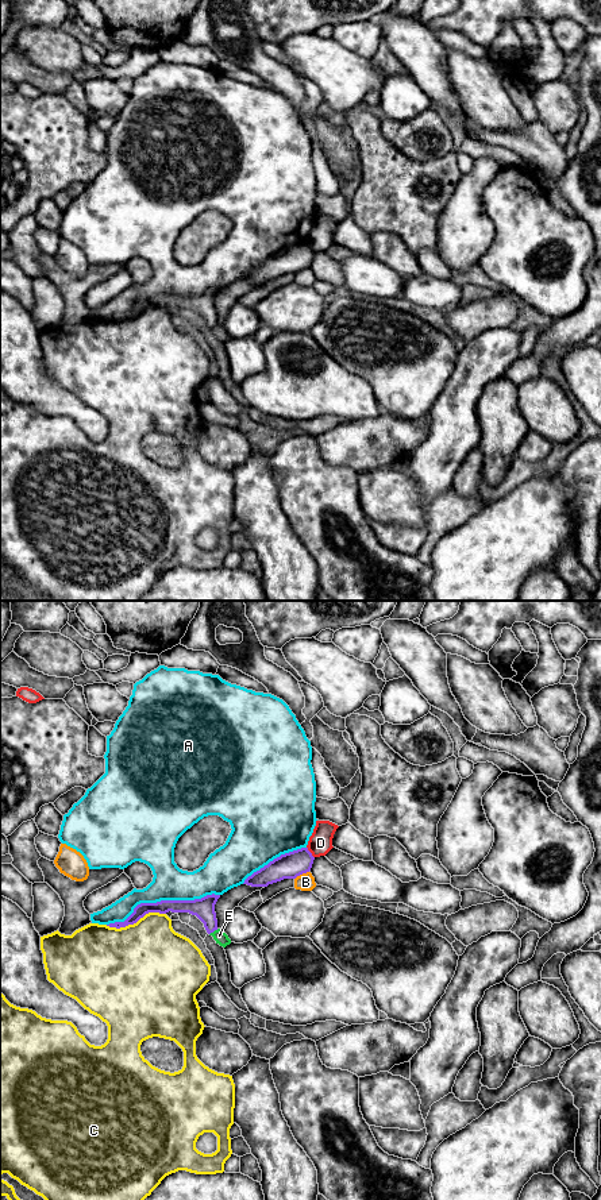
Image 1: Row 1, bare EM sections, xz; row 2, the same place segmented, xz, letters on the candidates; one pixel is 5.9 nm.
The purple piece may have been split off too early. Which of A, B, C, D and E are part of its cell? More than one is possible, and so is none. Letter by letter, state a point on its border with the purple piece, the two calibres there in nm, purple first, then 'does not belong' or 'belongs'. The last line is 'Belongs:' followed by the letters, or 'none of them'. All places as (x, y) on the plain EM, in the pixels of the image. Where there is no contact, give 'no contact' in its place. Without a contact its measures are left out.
A: meets purple in xz at (162, 296); 120 nm thick on the purple side, 200 nm on the other; does not belong
B: meets purple in xz at (301, 269); 160 nm thick on the purple side, 110 nm on the other; does not belong
C: meets purple in xz at (135, 317); 80 nm thick on the purple side, 500 nm on the other; does not belong
D: meets purple in xz at (309, 247); 160 nm thick on the purple side, 140 nm on the other; does not belong
E: meets purple in xz at (214, 325); 130 nm thick on the purple side, 80 nm on the other; does not belong
Belongs: none of them

